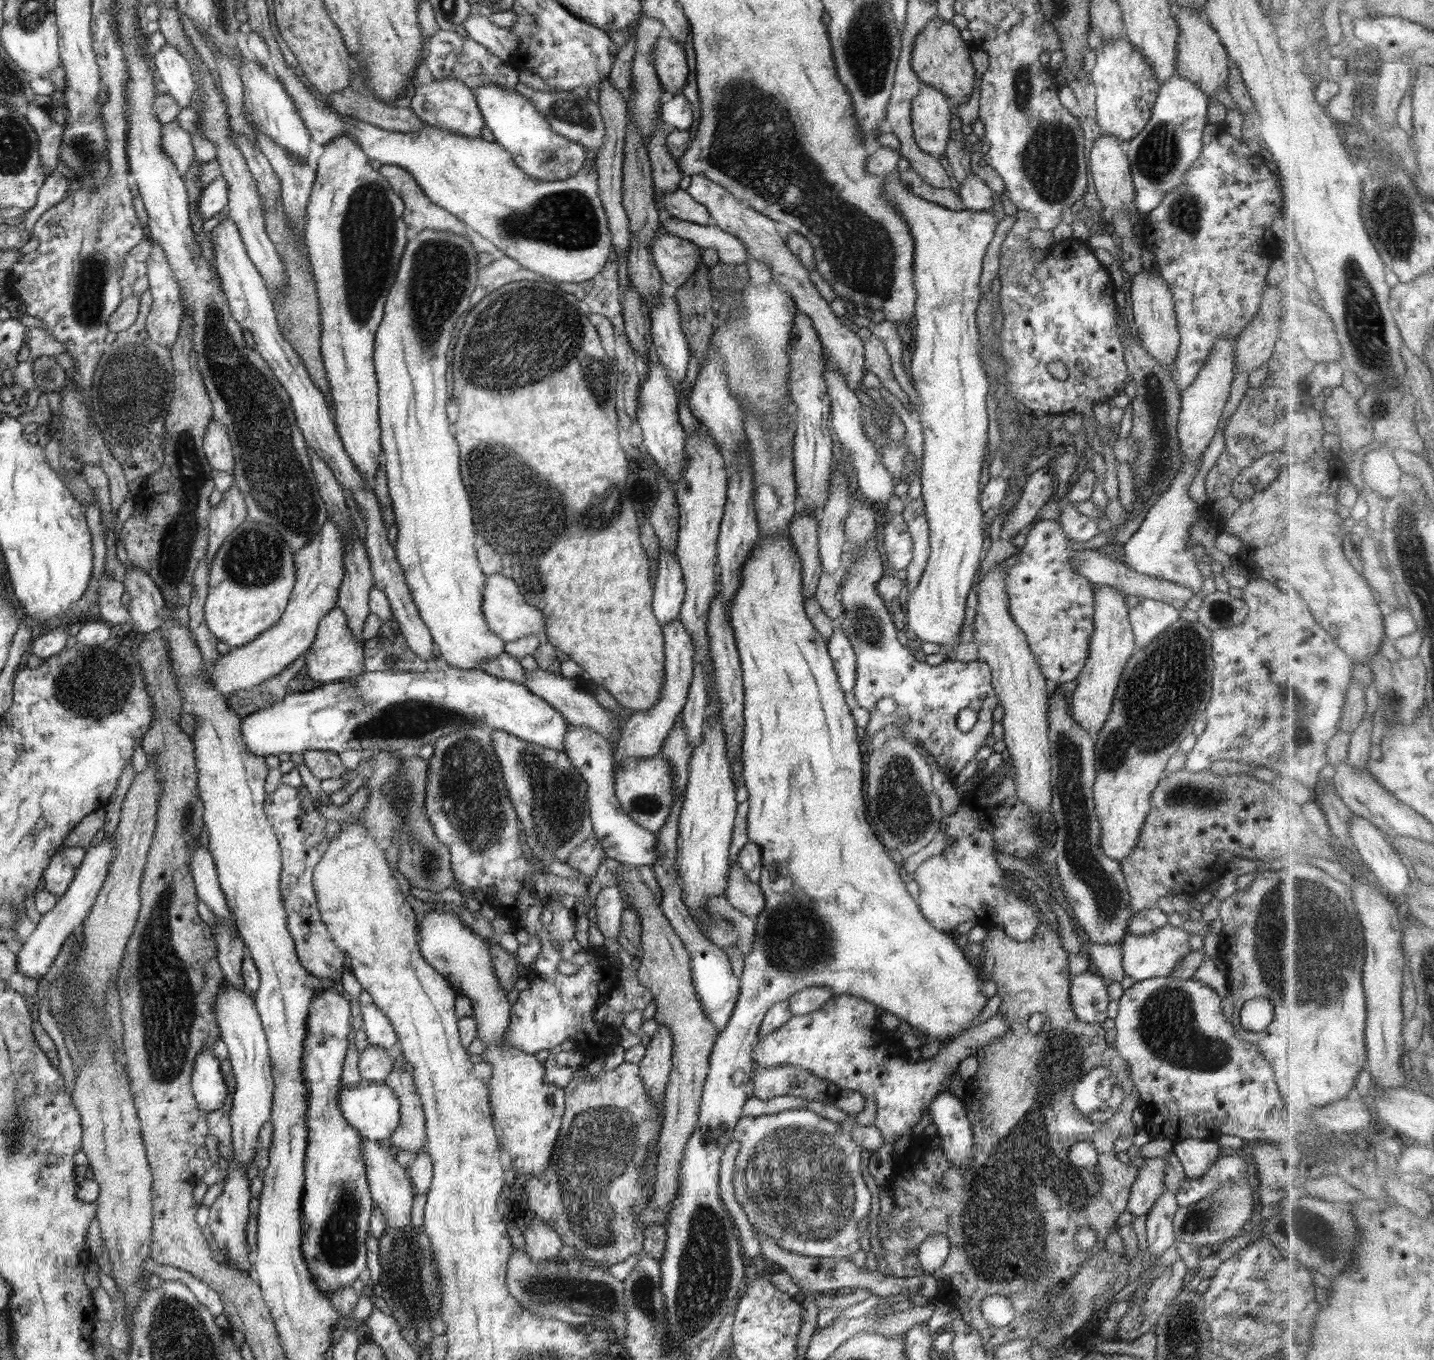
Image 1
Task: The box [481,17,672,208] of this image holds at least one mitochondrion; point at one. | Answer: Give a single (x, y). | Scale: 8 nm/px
(578, 114)

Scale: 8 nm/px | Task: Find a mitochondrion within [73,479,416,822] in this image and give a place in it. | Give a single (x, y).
(253, 558)

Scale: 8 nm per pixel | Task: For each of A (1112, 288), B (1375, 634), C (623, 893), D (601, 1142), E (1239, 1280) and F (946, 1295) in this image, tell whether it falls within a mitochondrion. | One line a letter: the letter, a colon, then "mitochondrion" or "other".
A: other
B: other
C: other
D: mitochondrion
E: other
F: other

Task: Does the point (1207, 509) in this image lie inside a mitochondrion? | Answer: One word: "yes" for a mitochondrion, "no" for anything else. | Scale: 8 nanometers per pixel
no

